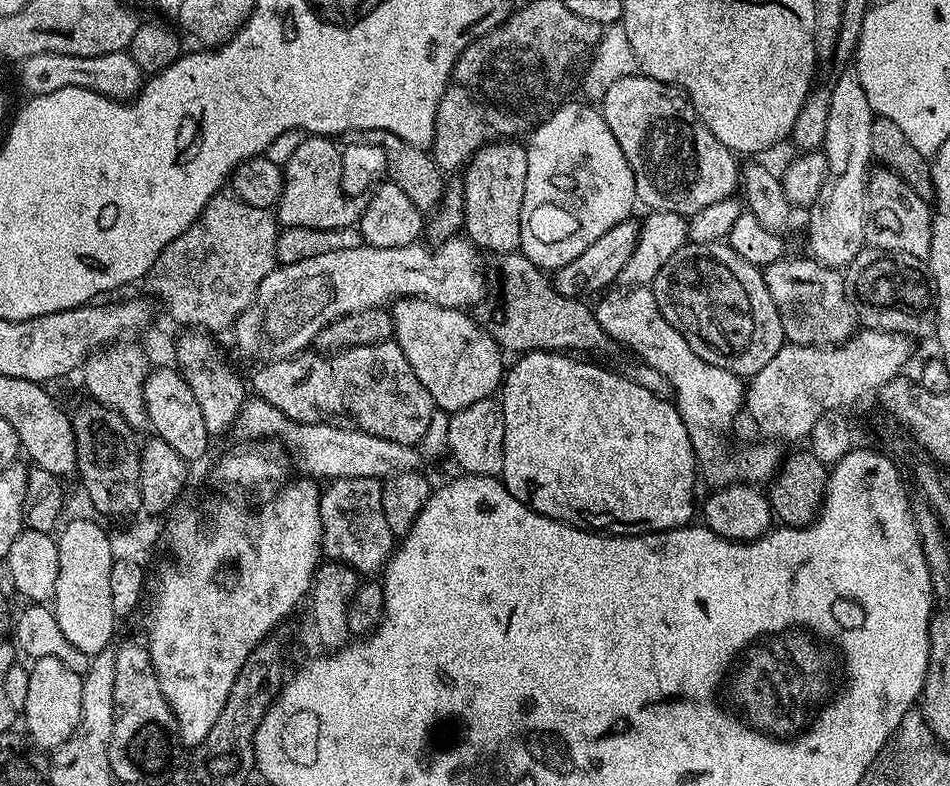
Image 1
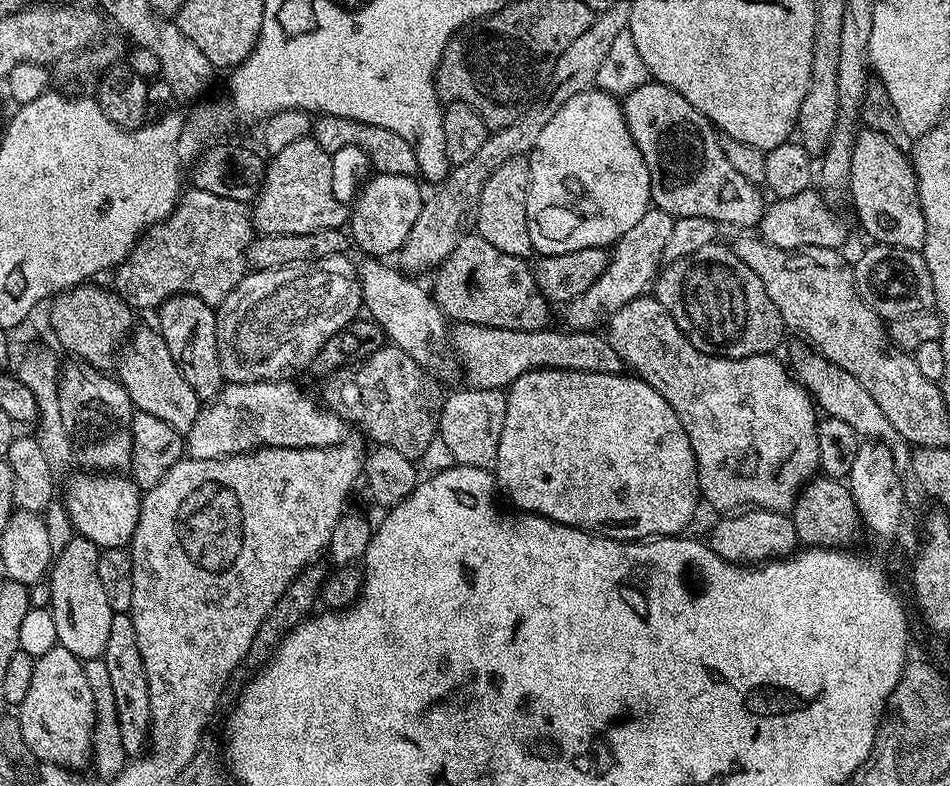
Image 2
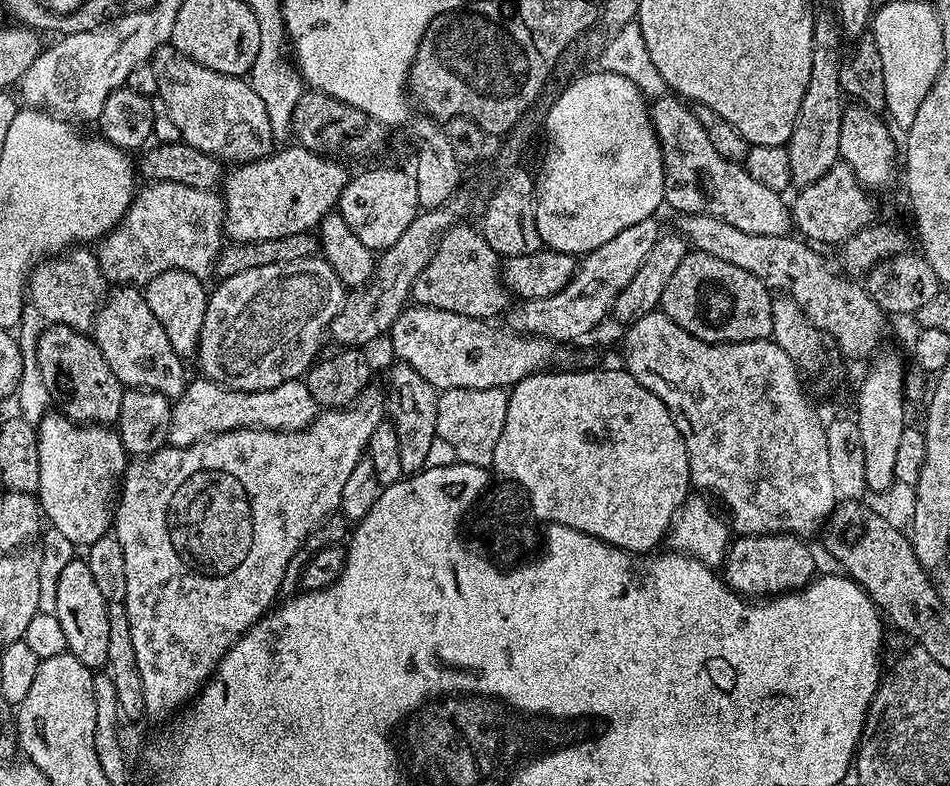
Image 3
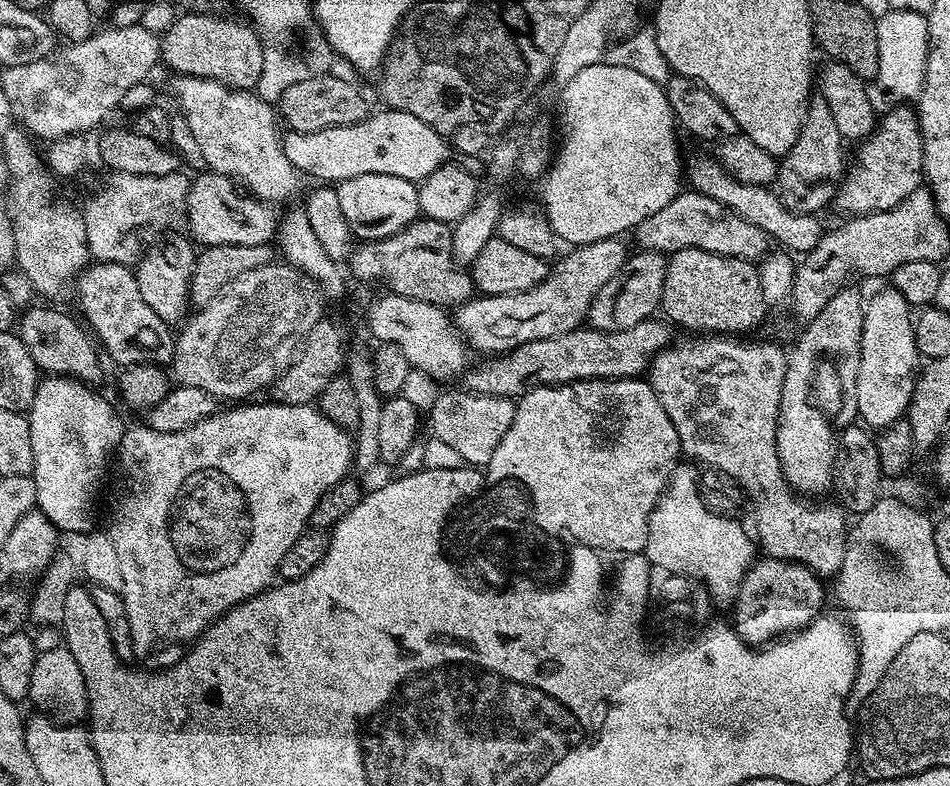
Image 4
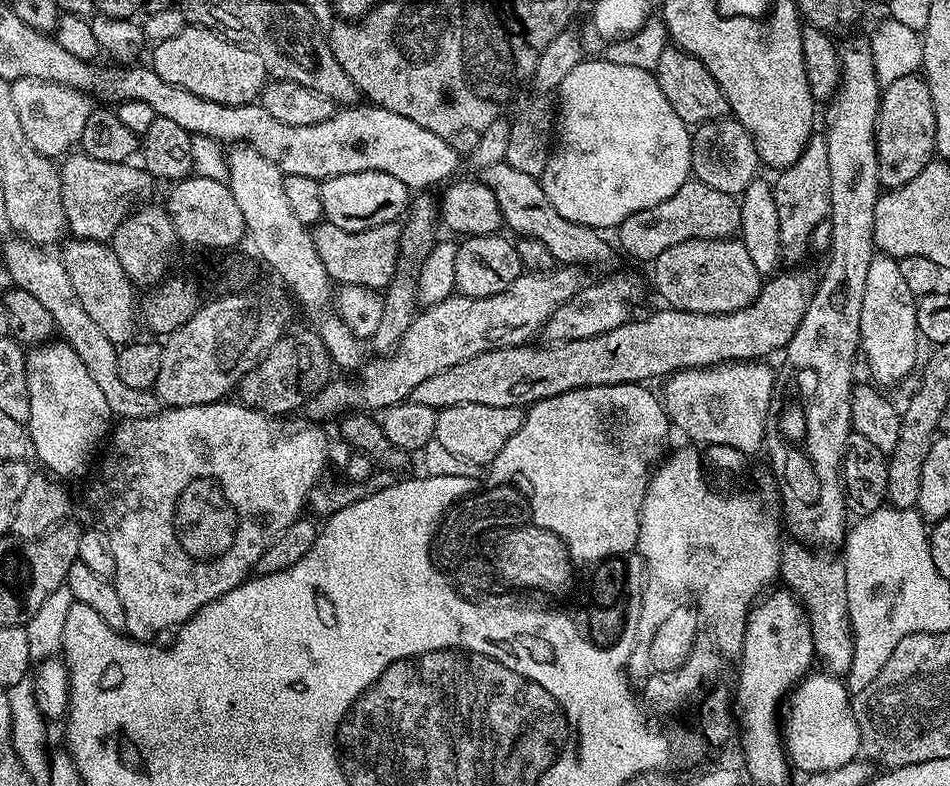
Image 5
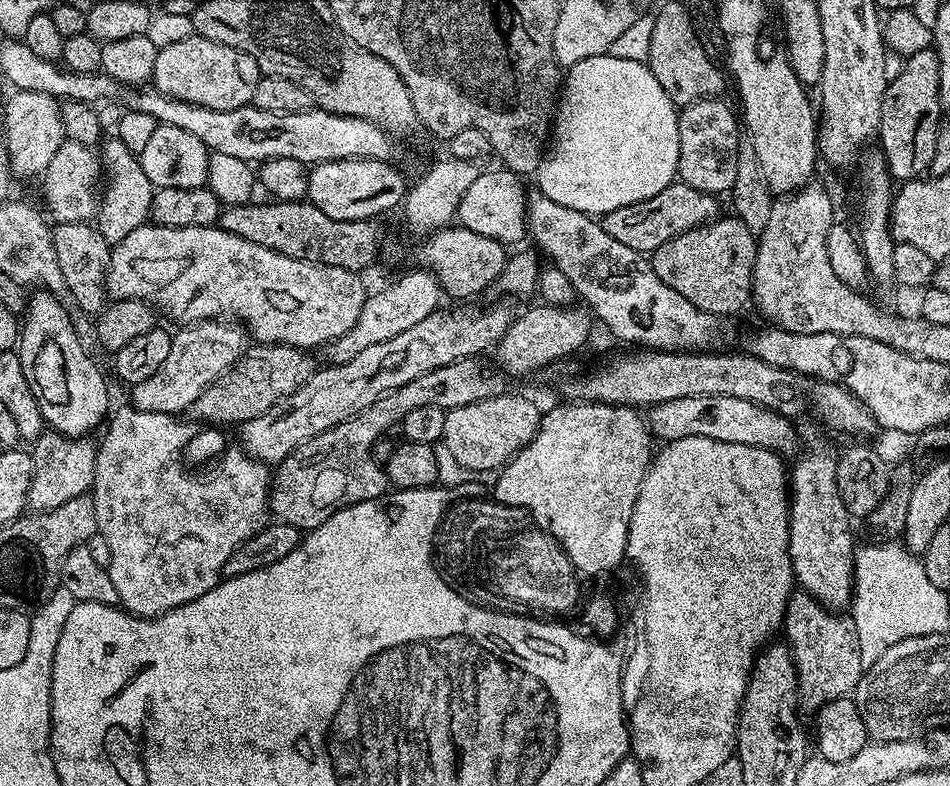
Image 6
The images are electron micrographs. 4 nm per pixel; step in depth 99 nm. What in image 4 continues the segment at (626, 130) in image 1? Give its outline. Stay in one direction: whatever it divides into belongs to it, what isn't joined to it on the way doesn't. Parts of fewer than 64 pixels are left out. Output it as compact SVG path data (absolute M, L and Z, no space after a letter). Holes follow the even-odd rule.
M696 156L686 164L686 180L693 189L734 210L746 222L754 222L773 241L776 240L781 249L787 250L792 254L803 254L814 250L818 242L824 237L825 225L820 225L821 217L816 214L805 214L795 212L786 207L780 201L779 195L768 186L750 186L746 182L738 182L736 178L721 166L719 159L712 156ZM797 252L797 253L796 253Z

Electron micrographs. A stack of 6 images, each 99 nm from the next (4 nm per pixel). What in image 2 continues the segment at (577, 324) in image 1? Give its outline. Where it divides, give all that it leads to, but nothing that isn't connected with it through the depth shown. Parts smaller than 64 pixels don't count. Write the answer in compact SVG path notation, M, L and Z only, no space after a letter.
M469 234L463 236L454 246L454 250L445 258L435 273L436 285L431 285L430 291L437 306L443 310L445 317L456 324L477 324L491 328L505 328L506 330L538 330L549 327L548 308L550 301L538 290L538 282L532 273L533 265L522 256L502 254L495 246L490 246L486 238Z

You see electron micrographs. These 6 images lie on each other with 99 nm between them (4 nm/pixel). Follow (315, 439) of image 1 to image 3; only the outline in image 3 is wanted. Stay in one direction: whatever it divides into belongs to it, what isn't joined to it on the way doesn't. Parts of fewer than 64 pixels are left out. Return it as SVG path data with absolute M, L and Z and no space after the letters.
M195 379L187 381L184 392L175 397L172 405L172 431L168 434L168 444L173 448L185 448L207 436L233 432L239 428L297 432L307 428L318 415L318 406L303 379L282 382L282 386L257 392L239 392L215 384L213 380Z

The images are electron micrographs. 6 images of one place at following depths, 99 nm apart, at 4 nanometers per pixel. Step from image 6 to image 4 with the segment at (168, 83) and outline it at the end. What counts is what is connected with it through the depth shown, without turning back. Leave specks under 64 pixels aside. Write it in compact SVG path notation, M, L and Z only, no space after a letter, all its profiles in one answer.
M186 12L162 33L160 58L163 67L173 68L181 76L212 79L230 88L255 89L262 74L264 44L259 31L251 23L227 20L211 12Z

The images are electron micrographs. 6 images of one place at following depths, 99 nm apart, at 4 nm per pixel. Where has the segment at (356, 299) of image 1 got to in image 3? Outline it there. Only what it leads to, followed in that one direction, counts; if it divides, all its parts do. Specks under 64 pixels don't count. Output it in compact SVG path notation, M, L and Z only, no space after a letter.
M316 256L274 266L254 266L254 270L225 276L219 283L216 289L211 289L208 298L194 360L200 363L199 375L203 379L239 392L270 390L282 386L282 382L301 379L317 359L320 343L326 340L333 318L343 310L346 295L346 286L335 270Z

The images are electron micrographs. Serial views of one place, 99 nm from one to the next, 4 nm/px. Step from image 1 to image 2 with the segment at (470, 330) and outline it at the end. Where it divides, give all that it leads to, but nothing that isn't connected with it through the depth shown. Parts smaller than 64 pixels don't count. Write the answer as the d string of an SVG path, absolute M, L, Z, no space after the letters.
M364 258L358 264L358 283L363 307L393 345L410 354L420 365L436 364L444 352L444 343L447 340L449 343L450 340L449 321L427 287L415 284L411 275L393 268L380 258Z

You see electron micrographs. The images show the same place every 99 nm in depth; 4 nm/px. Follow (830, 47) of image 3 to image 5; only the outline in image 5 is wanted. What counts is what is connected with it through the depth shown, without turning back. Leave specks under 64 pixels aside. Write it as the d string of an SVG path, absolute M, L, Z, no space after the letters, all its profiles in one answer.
M813 135L802 150L798 162L783 169L774 180L772 193L774 206L778 206L778 230L780 231L780 247L783 255L800 256L810 248L814 226L825 223L829 219L830 206L830 157L826 155L826 142L823 135Z

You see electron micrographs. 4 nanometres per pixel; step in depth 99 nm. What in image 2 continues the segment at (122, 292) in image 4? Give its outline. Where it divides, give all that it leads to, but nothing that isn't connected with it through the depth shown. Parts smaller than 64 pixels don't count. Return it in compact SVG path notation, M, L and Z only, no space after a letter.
M139 328L127 337L126 347L119 357L119 382L126 394L130 394L133 405L139 411L154 414L156 418L162 418L162 422L174 426L176 432L186 434L190 426L194 426L200 413L200 395L196 393L194 386L190 386L190 382L186 382L186 378L182 378L182 370L178 370L174 358L170 358L170 350L166 350L166 342L159 331L152 329L151 332L148 328Z

